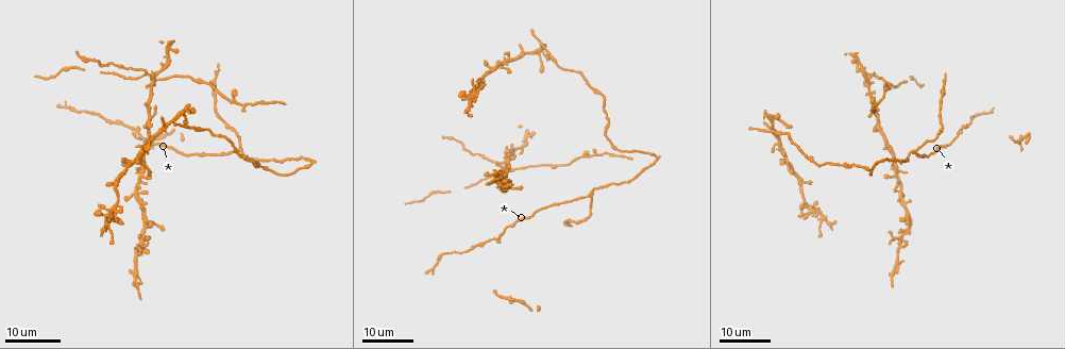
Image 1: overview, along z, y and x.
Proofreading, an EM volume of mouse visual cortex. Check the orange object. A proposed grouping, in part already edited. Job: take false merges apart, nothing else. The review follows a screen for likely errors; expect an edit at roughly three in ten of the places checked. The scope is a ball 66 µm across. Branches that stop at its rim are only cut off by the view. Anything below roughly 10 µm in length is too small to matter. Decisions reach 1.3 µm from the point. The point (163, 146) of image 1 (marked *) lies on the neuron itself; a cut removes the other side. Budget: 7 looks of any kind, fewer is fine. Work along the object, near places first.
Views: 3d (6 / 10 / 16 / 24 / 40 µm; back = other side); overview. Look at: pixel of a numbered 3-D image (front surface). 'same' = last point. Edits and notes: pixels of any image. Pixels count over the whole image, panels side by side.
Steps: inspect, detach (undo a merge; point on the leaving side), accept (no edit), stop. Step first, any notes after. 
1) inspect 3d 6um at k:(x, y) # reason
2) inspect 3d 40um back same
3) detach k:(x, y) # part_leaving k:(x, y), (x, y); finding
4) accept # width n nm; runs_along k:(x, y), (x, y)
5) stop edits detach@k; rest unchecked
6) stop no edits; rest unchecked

inspect 3d 16um at 1:(896, 173) # four or more arms meet

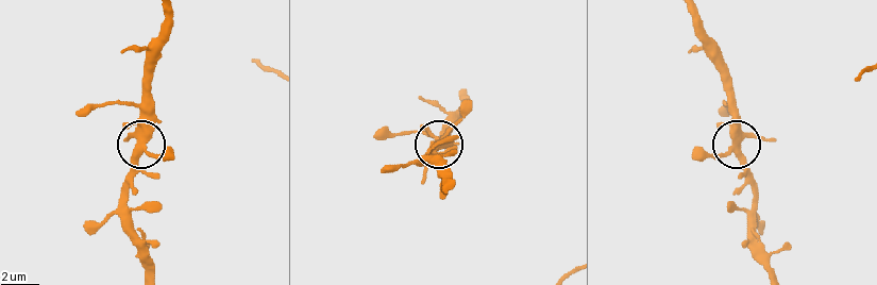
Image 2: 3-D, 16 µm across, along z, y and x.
inspect 3d 10um at 2:(735, 140) # zoom in

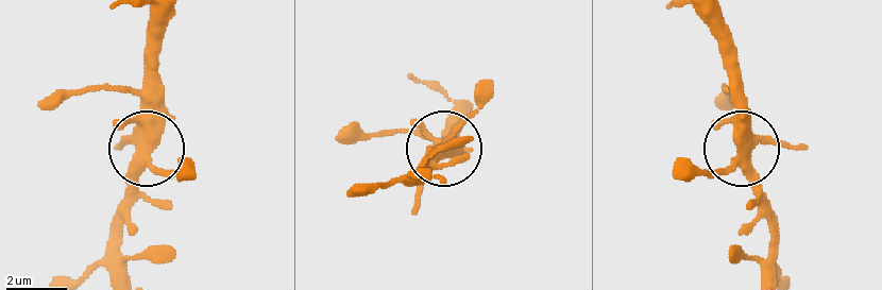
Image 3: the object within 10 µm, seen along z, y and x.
accept # side_arm 54 um; one neuron here

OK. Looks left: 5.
inspect 3d 16um at 1:(505, 164) # two arms at a narrow angle

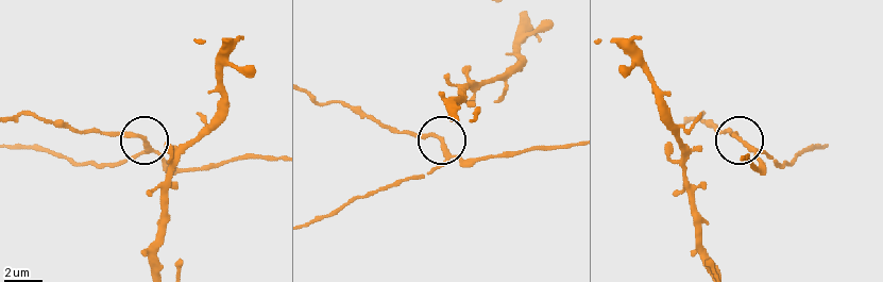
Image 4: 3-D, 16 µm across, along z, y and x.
inspect 3d 6um at 4:(741, 143)

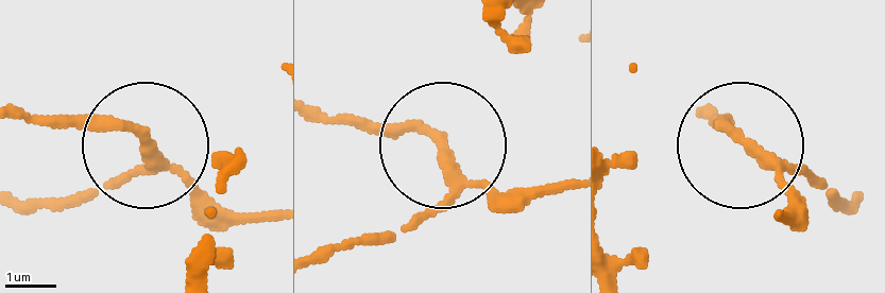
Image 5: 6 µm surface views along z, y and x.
accept # arms 3; one neuron here

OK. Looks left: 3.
inspect 3d 16um at 1:(590, 196) # two arms in line, one across

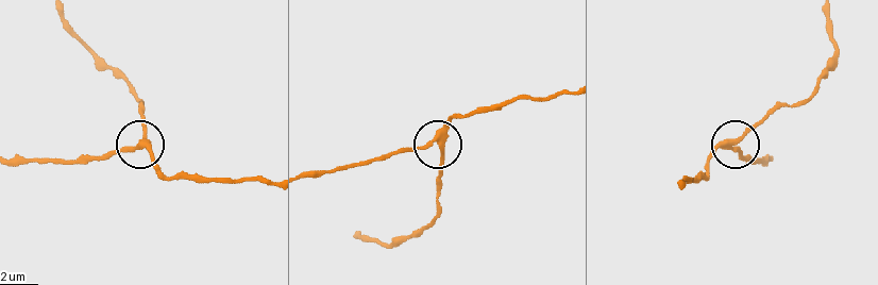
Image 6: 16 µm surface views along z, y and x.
inspect 3d 10um at 6:(442, 143) # closer look

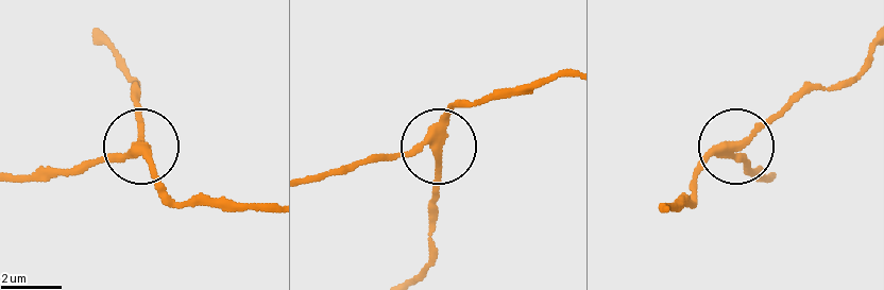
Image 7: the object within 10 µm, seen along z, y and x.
accept # width 280 nm; runs_along 7:(313, 178), (427, 149), (435, 156), (435, 207); all the same neuron

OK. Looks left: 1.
stop no edits; rest unchecked

